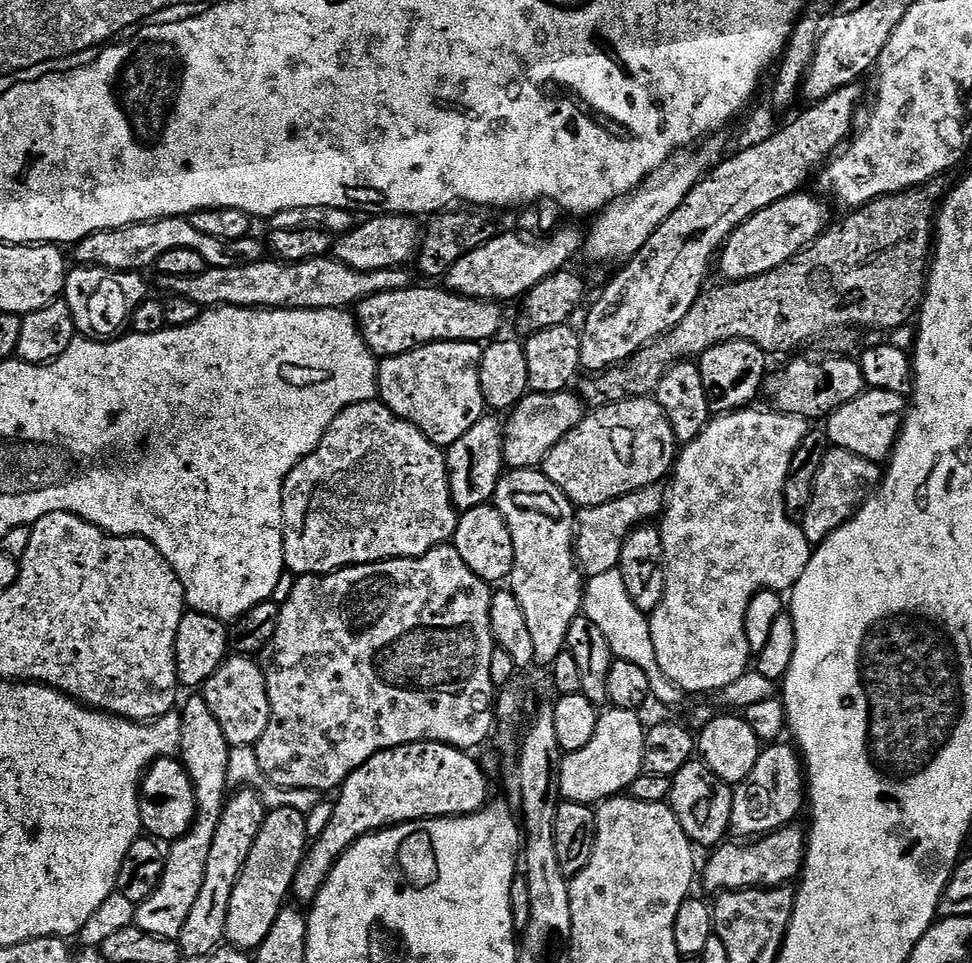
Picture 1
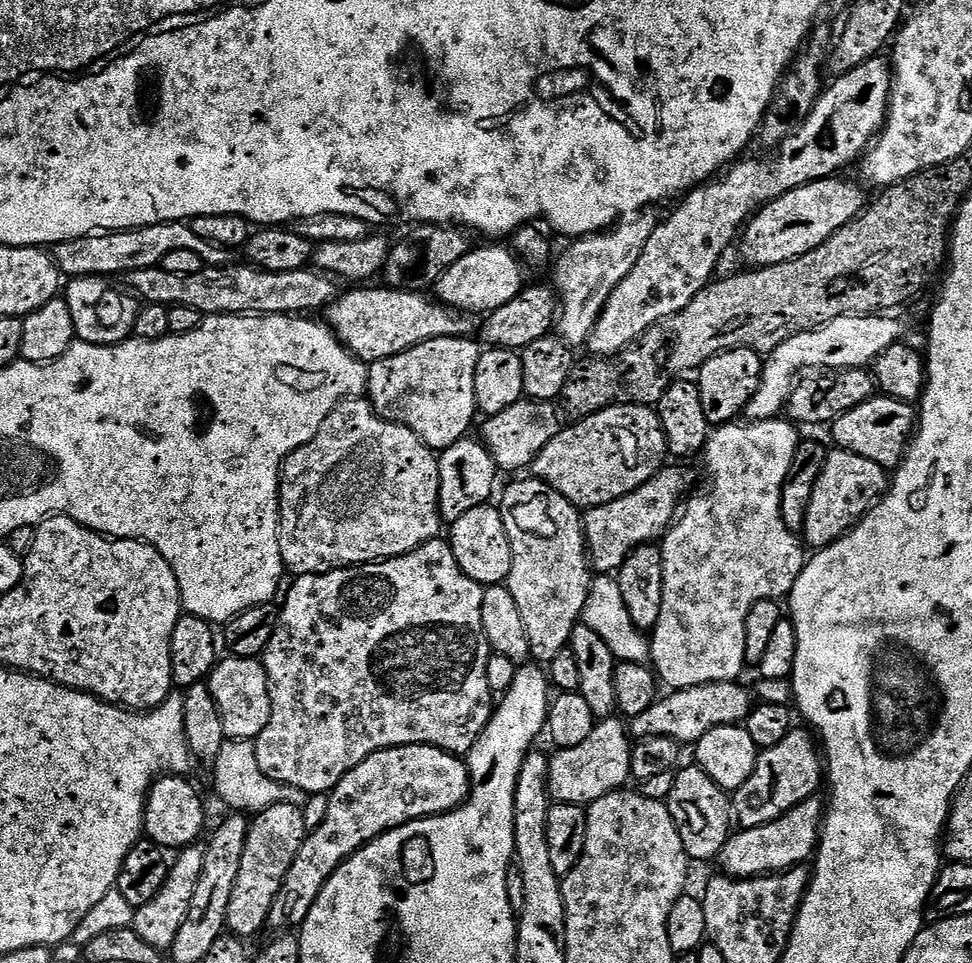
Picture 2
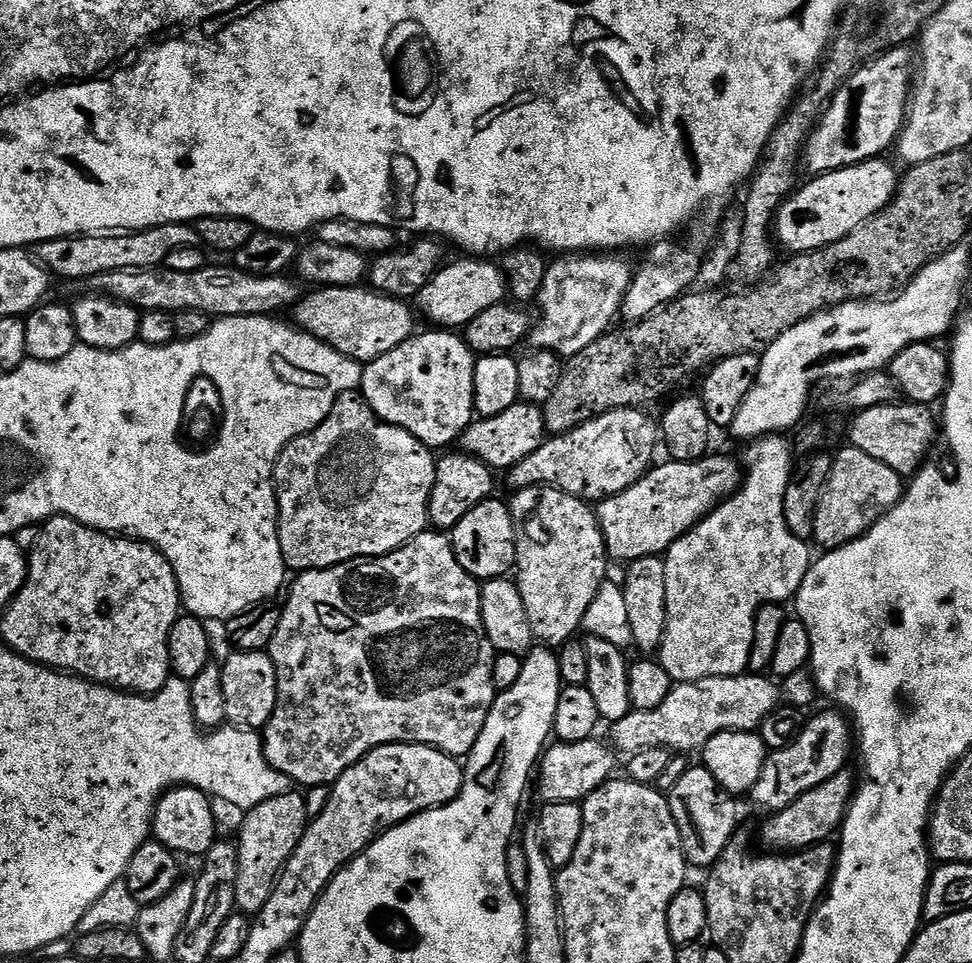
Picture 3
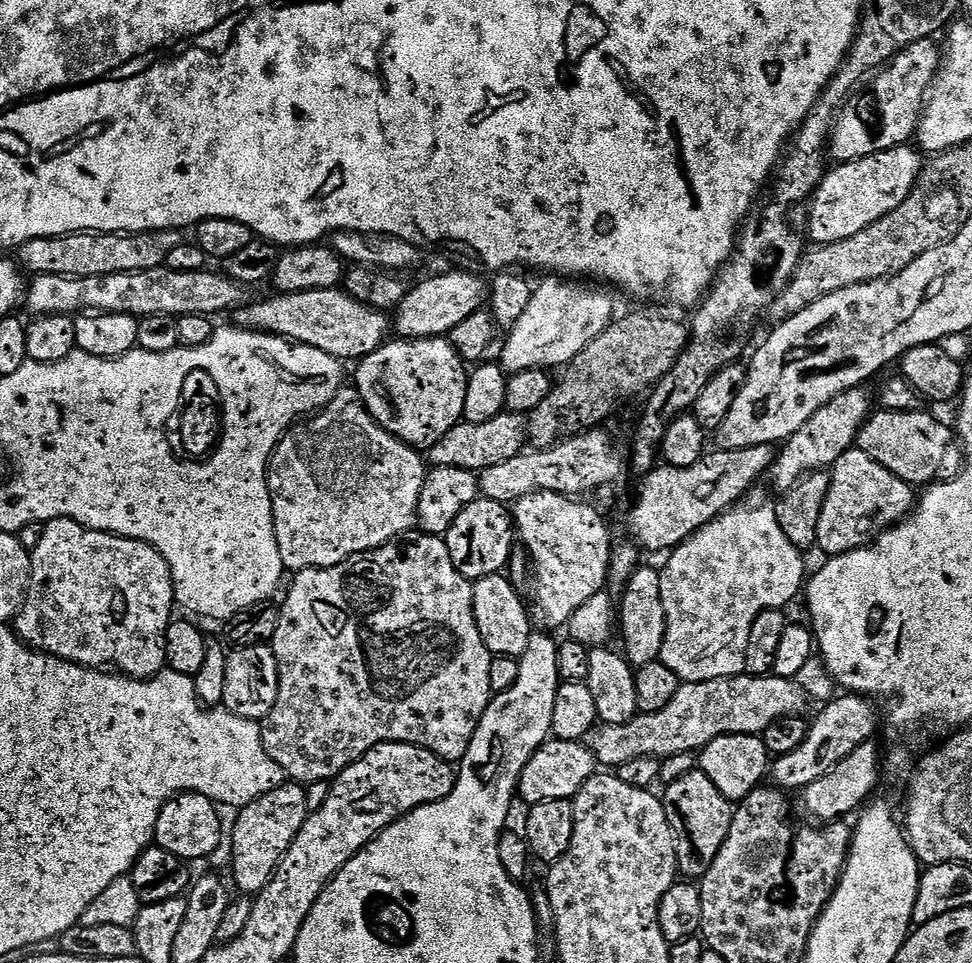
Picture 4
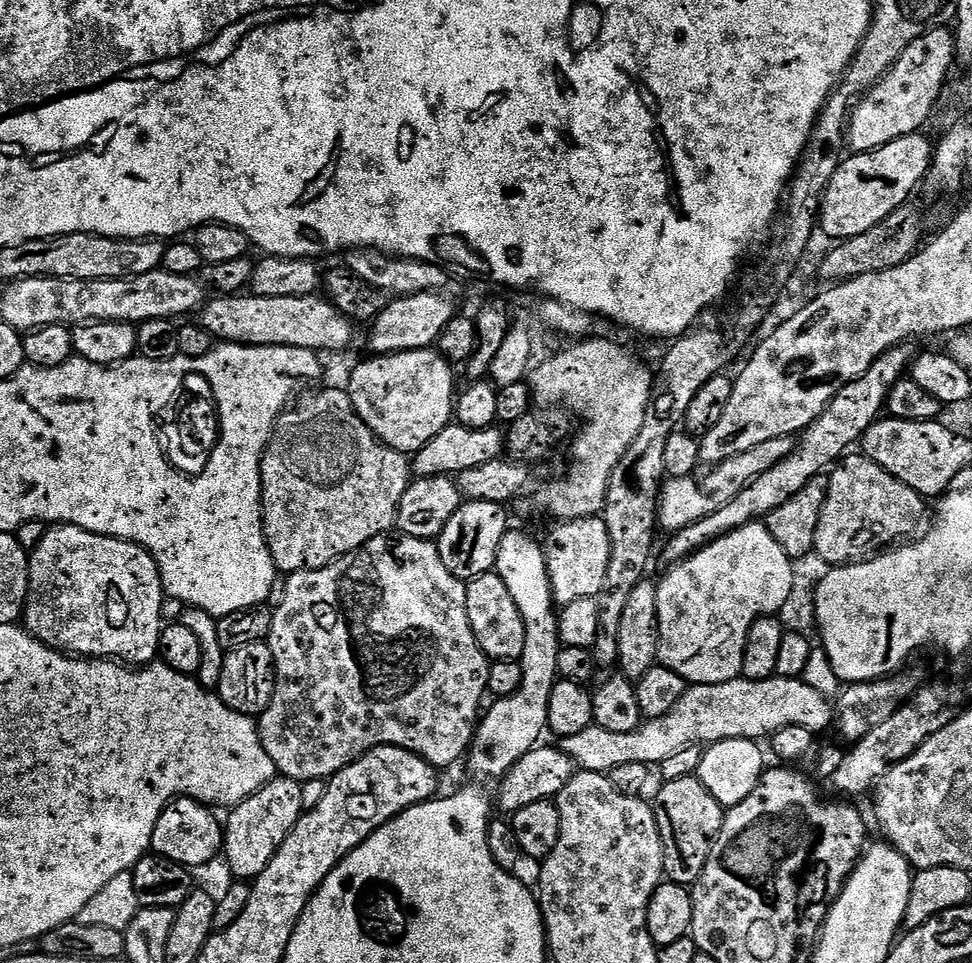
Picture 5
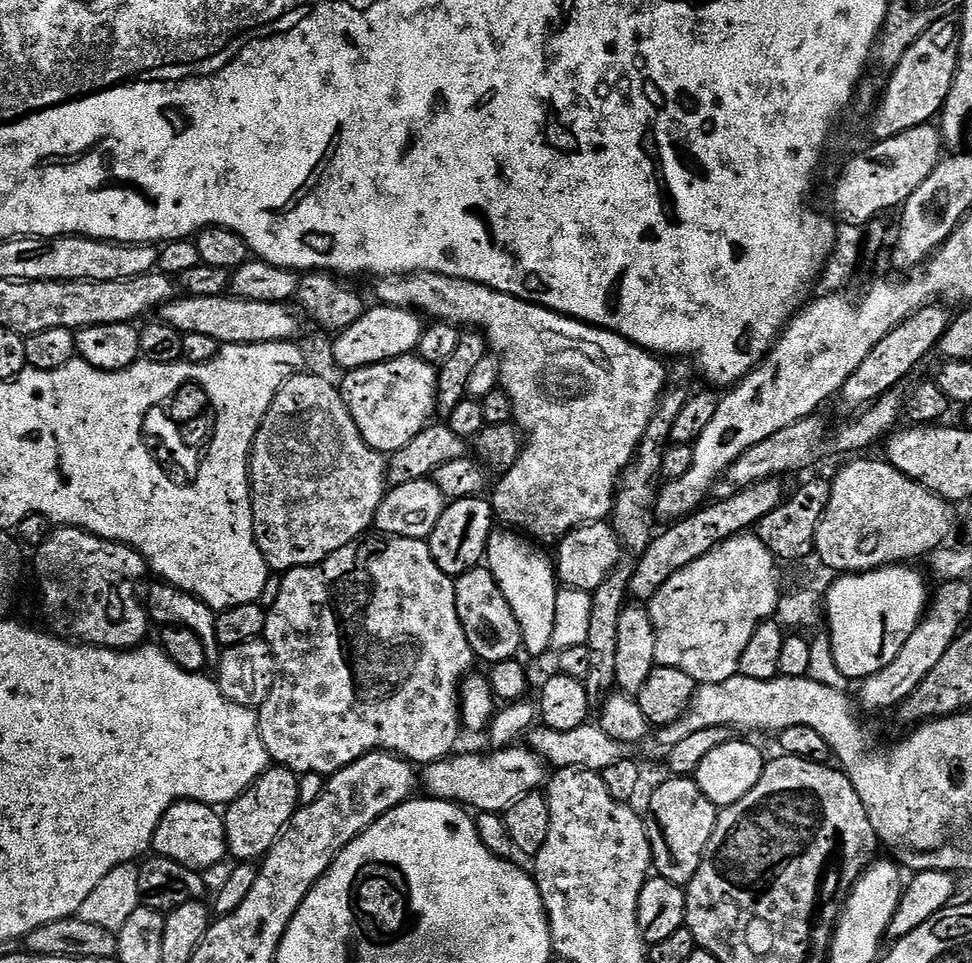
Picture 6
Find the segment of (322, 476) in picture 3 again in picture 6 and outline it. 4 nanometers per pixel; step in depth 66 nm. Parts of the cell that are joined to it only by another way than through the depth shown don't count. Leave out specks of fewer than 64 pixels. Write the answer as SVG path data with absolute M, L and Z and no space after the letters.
M293 374L280 388L275 402L268 413L264 416L263 423L256 435L256 441L252 444L252 462L250 465L250 479L252 482L252 513L254 514L254 532L256 544L262 550L265 562L273 573L283 574L291 568L309 568L311 564L320 564L330 554L342 550L348 544L355 544L361 539L360 536L367 528L371 529L376 522L376 515L382 506L386 493L390 488L390 464L385 453L372 448L362 436L350 410L342 407L341 401L332 395L336 388L328 380L320 376L300 376L304 374Z

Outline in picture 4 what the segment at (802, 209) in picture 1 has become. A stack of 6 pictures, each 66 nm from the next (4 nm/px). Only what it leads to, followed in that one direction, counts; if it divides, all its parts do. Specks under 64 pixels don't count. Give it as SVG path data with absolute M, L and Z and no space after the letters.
M901 146L870 154L861 160L840 162L833 172L832 169L825 171L824 180L812 193L807 205L807 239L812 239L811 243L819 246L854 238L854 234L866 230L866 226L886 218L886 214L902 206L920 177L922 159L919 155L921 153L915 147Z

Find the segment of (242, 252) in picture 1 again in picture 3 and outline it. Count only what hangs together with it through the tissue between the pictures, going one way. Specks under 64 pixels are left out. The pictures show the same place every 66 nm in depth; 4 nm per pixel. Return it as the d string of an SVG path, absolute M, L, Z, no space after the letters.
M163 224L157 228L145 228L142 232L54 238L39 245L38 259L53 277L88 282L93 276L101 276L104 272L134 272L141 268L161 267L171 252L179 248L191 248L197 240L195 227L188 224Z

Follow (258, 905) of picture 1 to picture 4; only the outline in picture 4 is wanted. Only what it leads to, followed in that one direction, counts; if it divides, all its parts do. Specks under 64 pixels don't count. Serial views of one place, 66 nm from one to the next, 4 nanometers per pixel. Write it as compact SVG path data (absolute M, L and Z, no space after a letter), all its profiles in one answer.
M286 782L270 794L262 794L254 802L235 813L236 825L232 828L232 880L237 893L252 898L272 881L276 867L284 861L294 838L308 820L308 790L299 782Z

